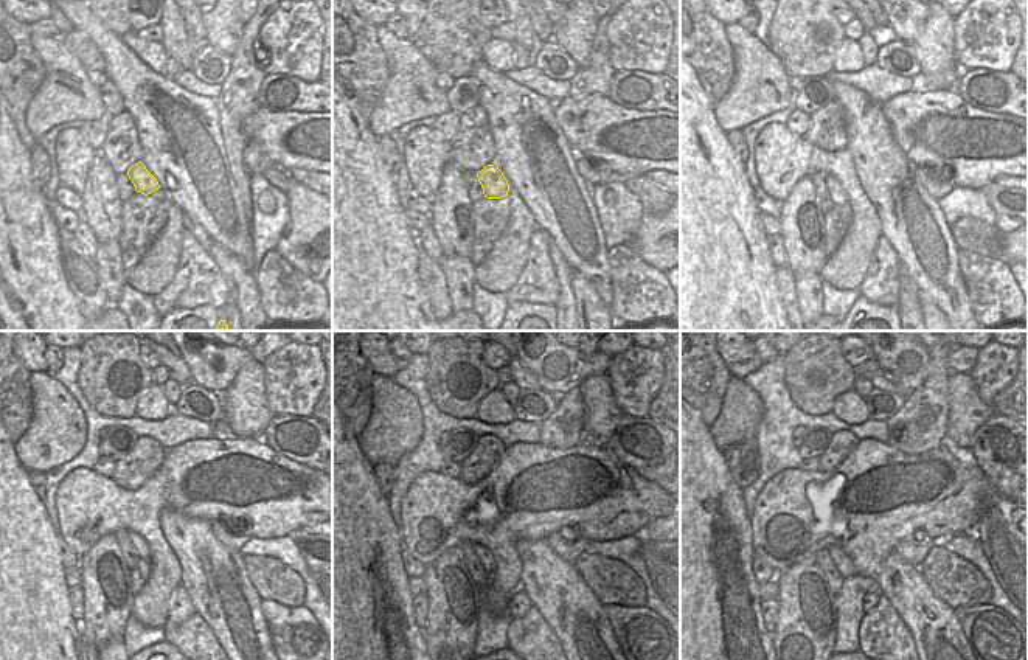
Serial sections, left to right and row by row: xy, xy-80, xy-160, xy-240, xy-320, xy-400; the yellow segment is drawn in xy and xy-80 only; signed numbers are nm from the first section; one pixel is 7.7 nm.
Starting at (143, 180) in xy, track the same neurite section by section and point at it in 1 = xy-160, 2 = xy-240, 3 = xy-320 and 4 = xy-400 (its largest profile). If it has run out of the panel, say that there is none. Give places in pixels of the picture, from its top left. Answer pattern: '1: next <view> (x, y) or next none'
1: next xy-160 (834, 188)
2: next xy-240 (142, 547)
3: next xy-320 (486, 558)
4: next xy-400 (842, 562)

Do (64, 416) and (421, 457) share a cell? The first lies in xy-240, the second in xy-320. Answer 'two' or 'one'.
two

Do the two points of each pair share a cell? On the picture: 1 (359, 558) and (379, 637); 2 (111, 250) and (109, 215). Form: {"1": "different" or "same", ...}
{"1": "same", "2": "different"}

